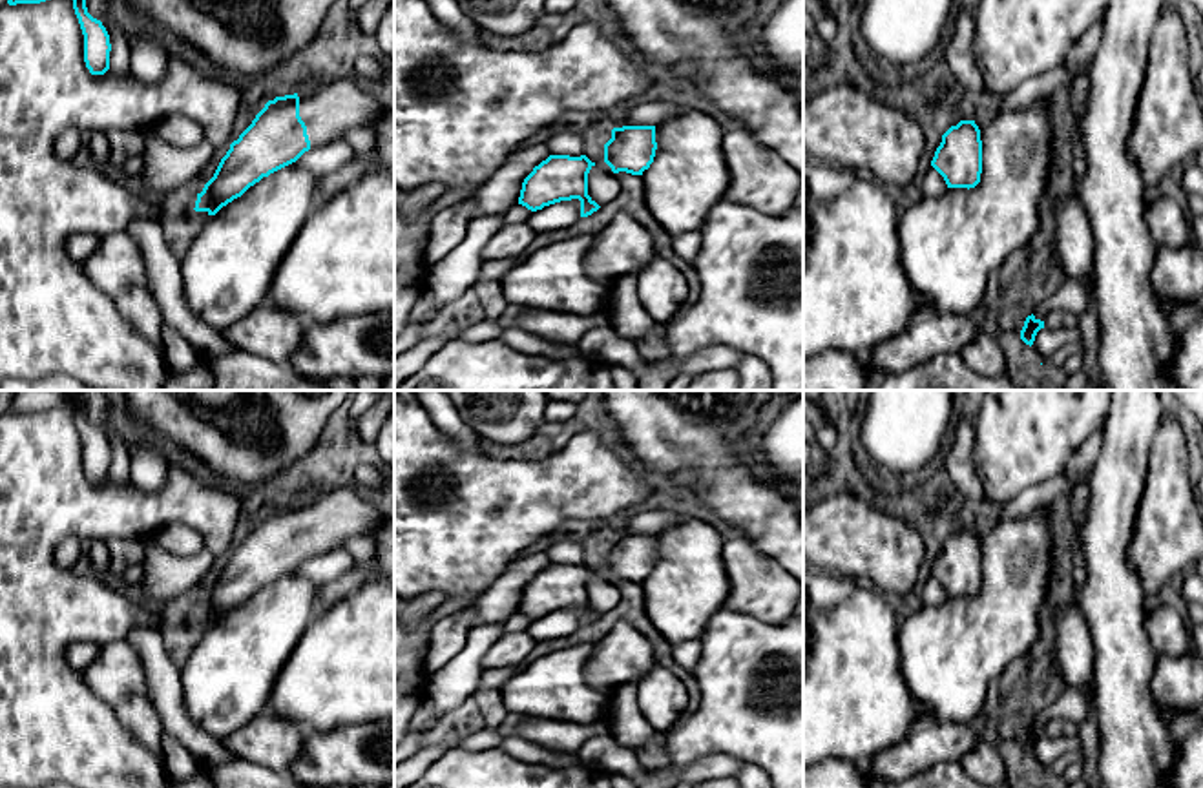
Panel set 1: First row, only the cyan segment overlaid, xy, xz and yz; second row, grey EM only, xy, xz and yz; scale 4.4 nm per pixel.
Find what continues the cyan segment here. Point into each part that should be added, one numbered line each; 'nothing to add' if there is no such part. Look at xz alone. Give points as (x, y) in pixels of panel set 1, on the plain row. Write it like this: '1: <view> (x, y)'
nothing to add

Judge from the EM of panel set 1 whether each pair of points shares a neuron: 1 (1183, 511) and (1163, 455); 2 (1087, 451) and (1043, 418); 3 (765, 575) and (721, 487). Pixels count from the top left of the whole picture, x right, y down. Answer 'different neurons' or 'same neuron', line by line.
1: same neuron
2: different neurons
3: different neurons

